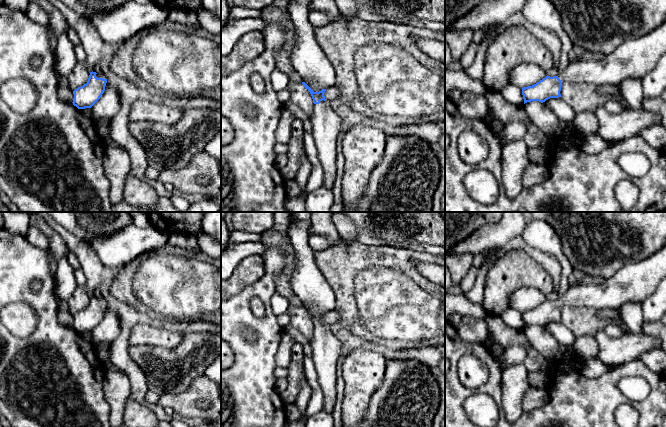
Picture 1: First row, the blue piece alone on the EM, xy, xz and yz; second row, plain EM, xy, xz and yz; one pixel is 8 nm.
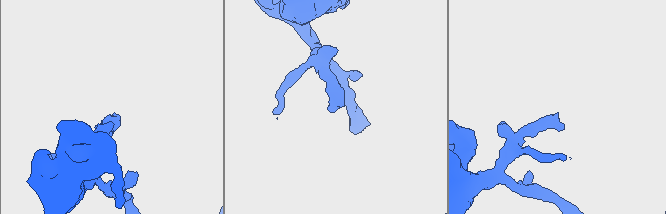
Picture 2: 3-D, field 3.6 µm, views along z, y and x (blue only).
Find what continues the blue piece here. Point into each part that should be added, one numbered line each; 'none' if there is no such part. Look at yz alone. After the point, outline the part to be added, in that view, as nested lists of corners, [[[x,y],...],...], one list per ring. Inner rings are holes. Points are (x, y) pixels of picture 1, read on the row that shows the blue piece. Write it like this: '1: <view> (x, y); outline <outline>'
1: yz (637, 57); outline [[[666,20],[649,34],[637,39],[624,41],[613,53],[607,54],[603,60],[582,60],[570,62],[568,67],[558,73],[562,83],[577,82],[579,84],[619,85],[624,79],[643,78],[651,72],[661,57],[666,53]]]

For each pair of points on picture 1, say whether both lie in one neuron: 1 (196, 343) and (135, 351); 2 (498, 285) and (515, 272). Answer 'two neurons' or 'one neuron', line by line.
1: one neuron
2: one neuron

